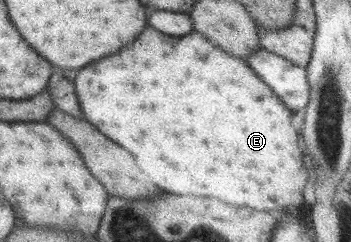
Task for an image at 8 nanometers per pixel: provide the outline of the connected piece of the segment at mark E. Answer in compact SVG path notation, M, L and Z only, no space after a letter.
M146 26L140 32L140 36L136 38L134 44L127 44L122 50L118 50L116 54L110 54L108 58L100 58L96 62L90 62L90 64L83 66L74 73L72 80L83 112L83 118L93 124L110 140L113 140L132 154L141 170L147 173L162 190L172 192L172 194L212 196L212 198L218 198L218 200L234 204L234 206L248 206L248 208L254 208L254 210L268 211L279 215L290 210L306 210L307 207L302 190L304 190L306 180L308 180L310 163L306 159L300 132L297 132L292 125L294 111L288 108L274 94L268 84L250 68L246 60L222 50L201 32L194 30L184 36L170 36L155 28Z

